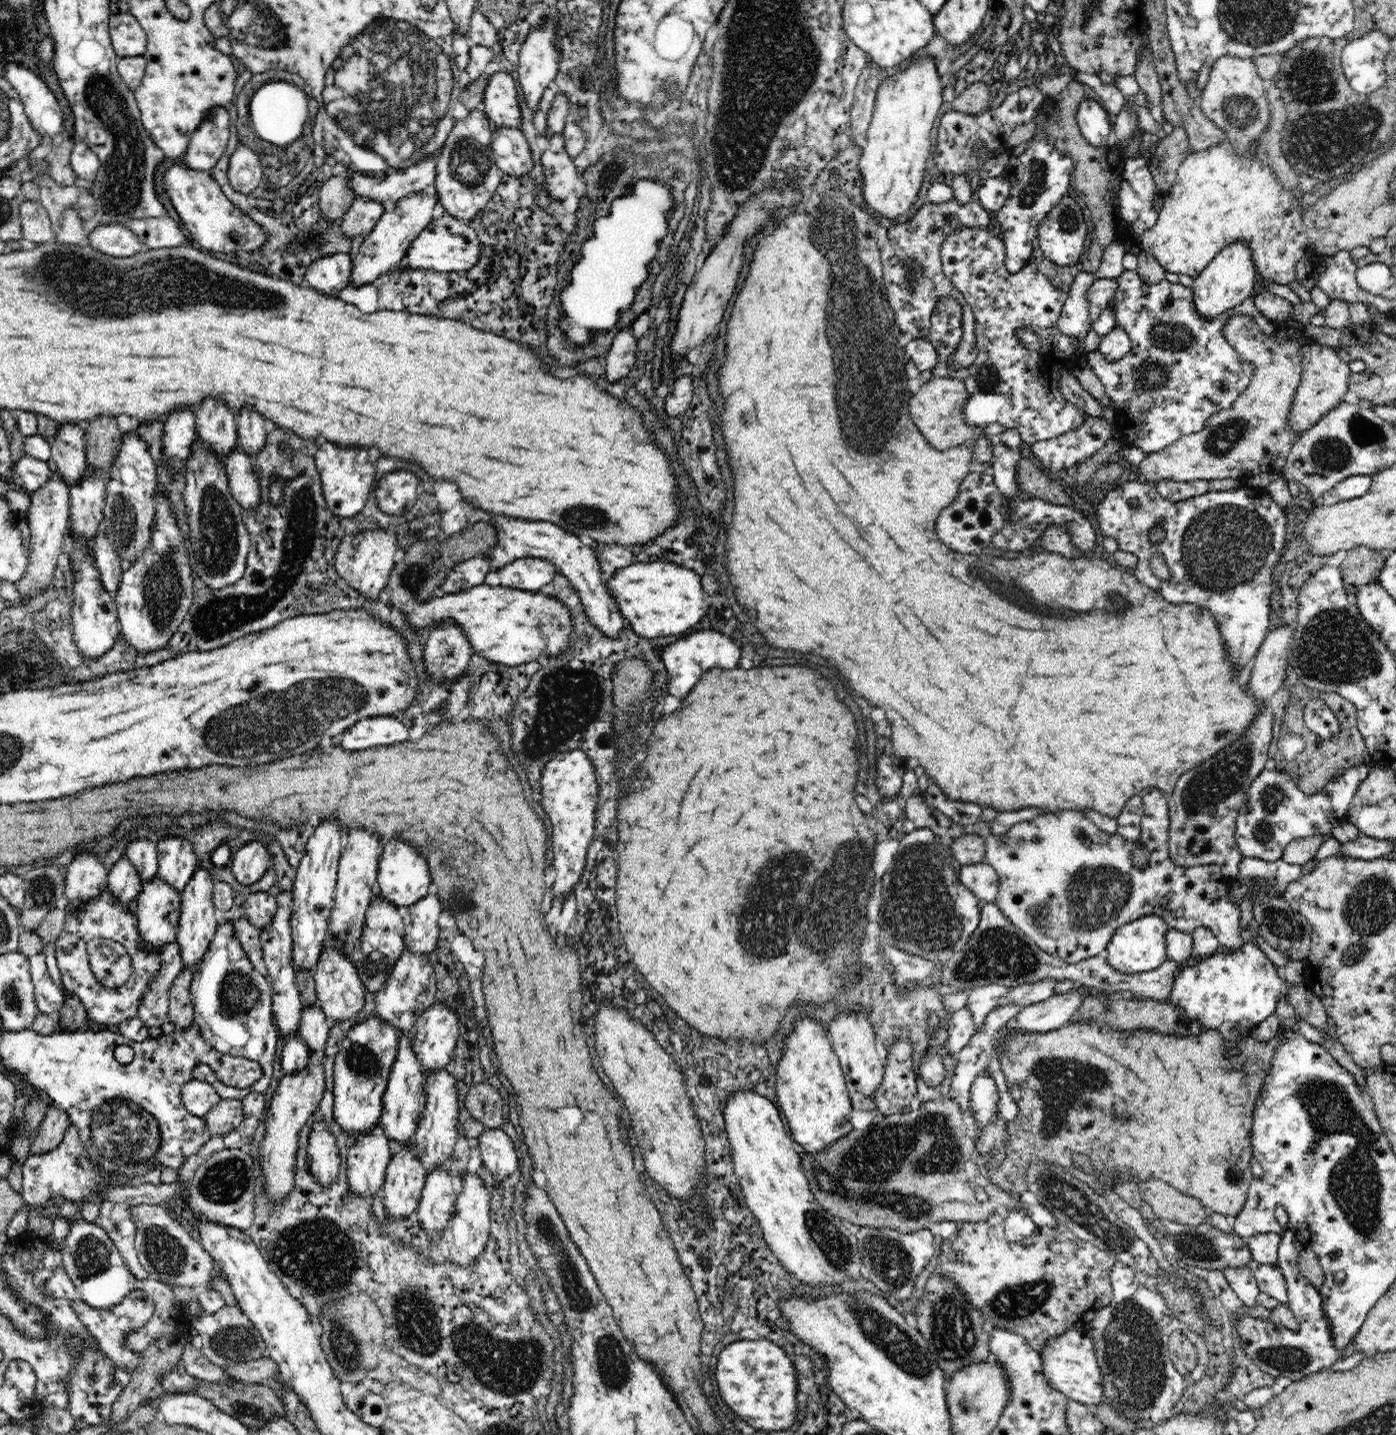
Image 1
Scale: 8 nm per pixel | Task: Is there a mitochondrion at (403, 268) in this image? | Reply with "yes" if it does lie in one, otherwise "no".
no

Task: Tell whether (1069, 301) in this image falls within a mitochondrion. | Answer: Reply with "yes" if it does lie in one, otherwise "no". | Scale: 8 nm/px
no

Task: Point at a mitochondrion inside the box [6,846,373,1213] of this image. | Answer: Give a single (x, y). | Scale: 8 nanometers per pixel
(126, 1133)

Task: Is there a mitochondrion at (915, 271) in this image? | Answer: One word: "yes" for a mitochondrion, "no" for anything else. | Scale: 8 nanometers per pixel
yes

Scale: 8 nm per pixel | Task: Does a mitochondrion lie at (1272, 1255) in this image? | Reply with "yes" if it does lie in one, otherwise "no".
no

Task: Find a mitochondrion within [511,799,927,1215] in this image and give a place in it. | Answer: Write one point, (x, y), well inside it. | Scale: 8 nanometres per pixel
(795, 898)

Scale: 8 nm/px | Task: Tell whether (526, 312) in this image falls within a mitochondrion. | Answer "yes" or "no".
no

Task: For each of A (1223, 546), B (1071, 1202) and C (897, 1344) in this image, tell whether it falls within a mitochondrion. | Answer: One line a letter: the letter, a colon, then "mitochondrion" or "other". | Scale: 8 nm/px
A: mitochondrion
B: mitochondrion
C: mitochondrion

